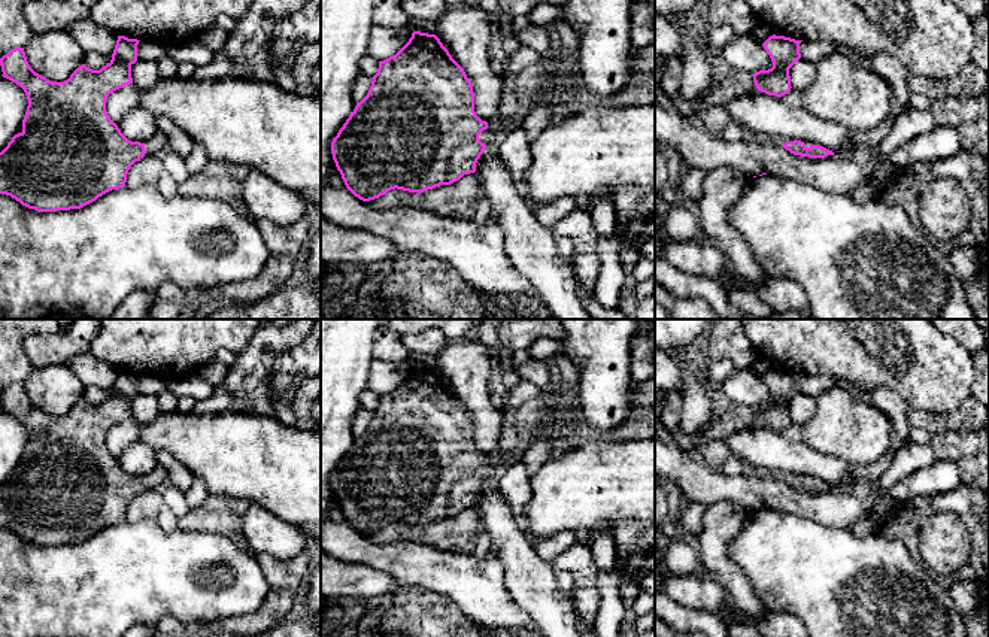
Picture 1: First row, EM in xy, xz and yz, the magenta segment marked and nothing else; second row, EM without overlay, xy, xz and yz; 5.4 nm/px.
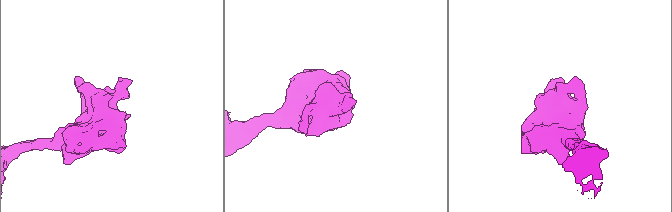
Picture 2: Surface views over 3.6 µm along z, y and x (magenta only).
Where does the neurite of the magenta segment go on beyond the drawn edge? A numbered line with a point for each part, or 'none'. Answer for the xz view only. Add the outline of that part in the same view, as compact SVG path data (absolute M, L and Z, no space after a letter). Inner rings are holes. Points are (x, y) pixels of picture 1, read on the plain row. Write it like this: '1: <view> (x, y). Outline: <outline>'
1: xz (491, 470). Outline: M515 451L512 454L495 454L495 456L488 461L486 464L483 464L479 468L479 474L482 477L485 477L486 480L495 480L501 473L503 473L503 467L506 464L513 464L516 461L519 461L522 456L521 452Z

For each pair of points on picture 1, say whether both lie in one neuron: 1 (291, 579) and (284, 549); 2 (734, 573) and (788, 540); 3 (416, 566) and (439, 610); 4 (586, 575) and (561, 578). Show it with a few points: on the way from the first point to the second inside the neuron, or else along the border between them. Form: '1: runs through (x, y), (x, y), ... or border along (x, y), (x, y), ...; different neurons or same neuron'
1: border along (305, 548), (290, 560), (255, 554); different neurons
2: border along (736, 534), (728, 545), (728, 557), (760, 598); different neurons
3: border along (403, 587), (437, 591), (458, 609); different neurons
4: border along (555, 569), (566, 570), (572, 576), (573, 601); different neurons

